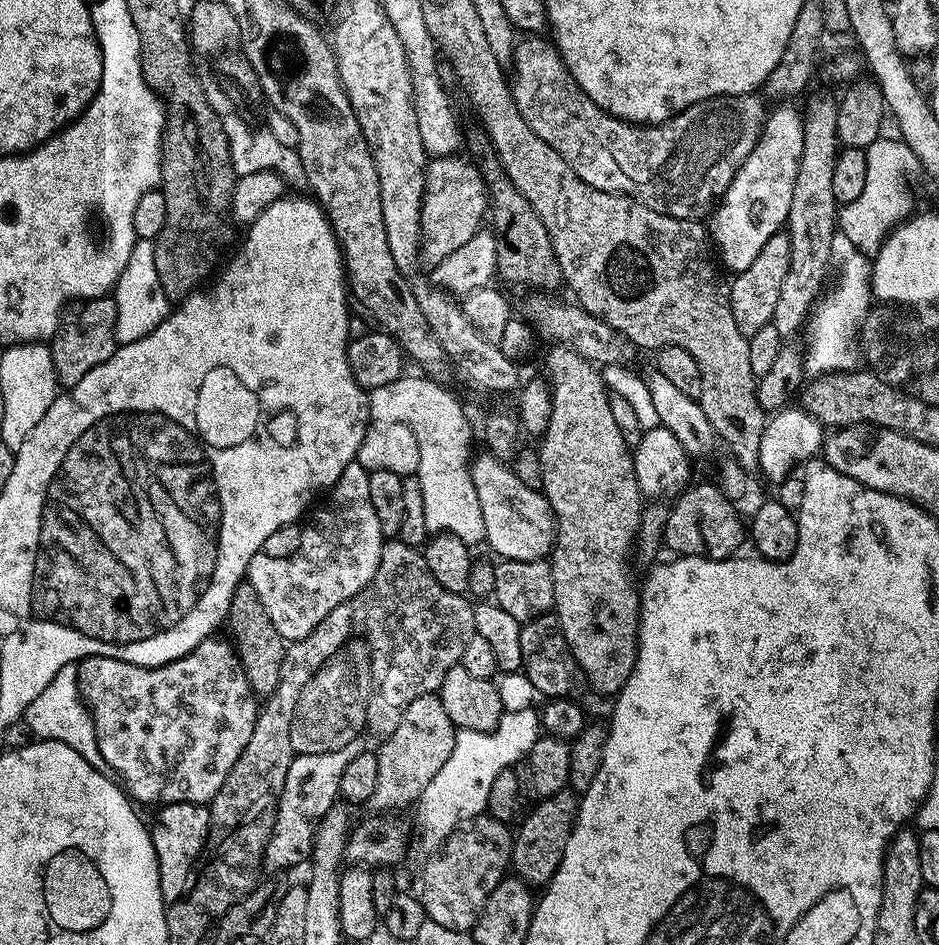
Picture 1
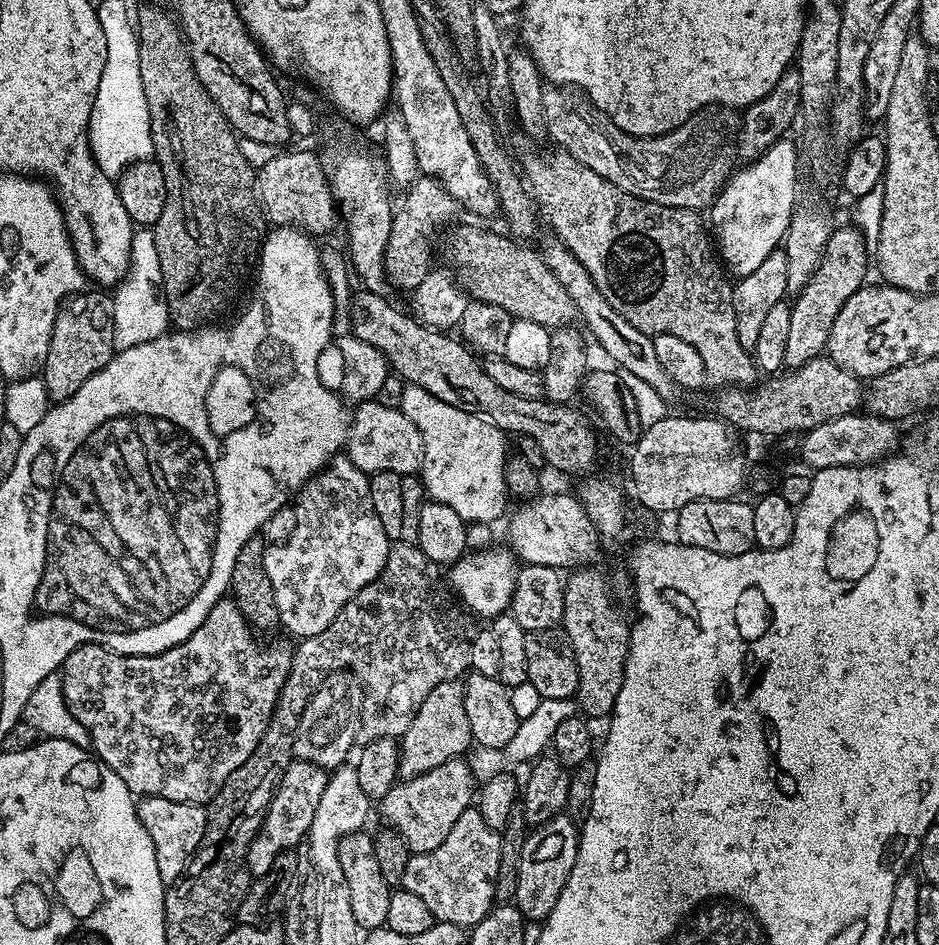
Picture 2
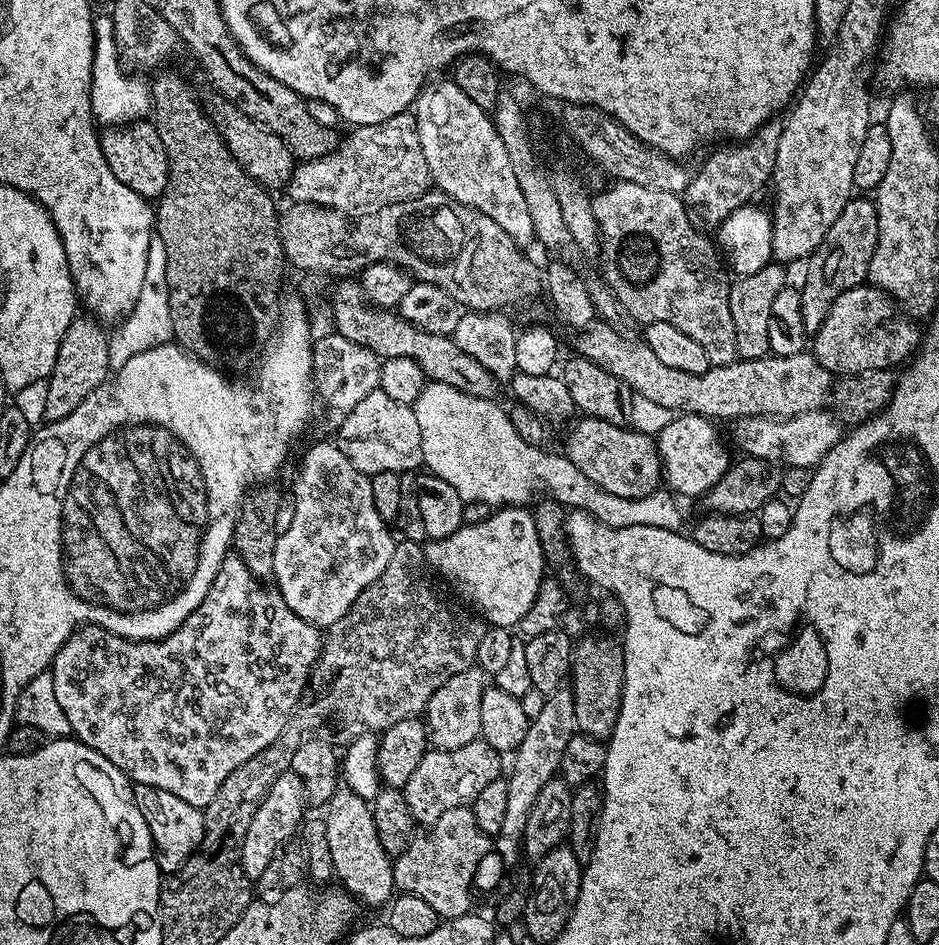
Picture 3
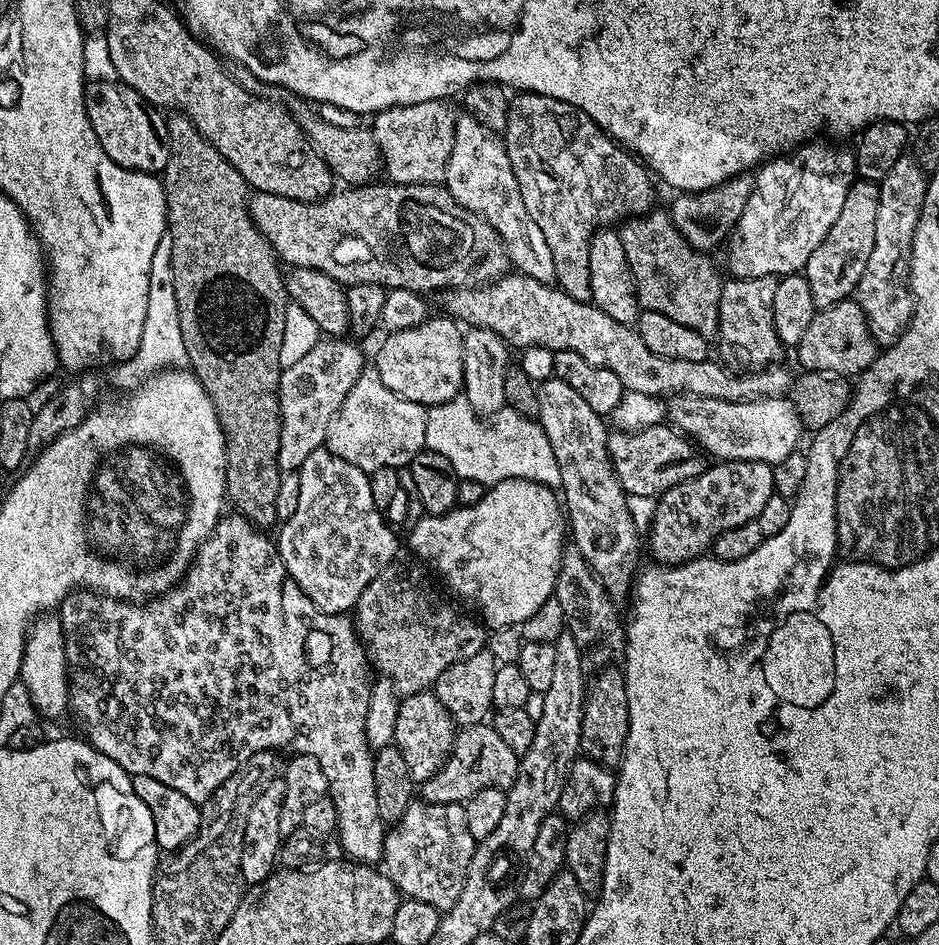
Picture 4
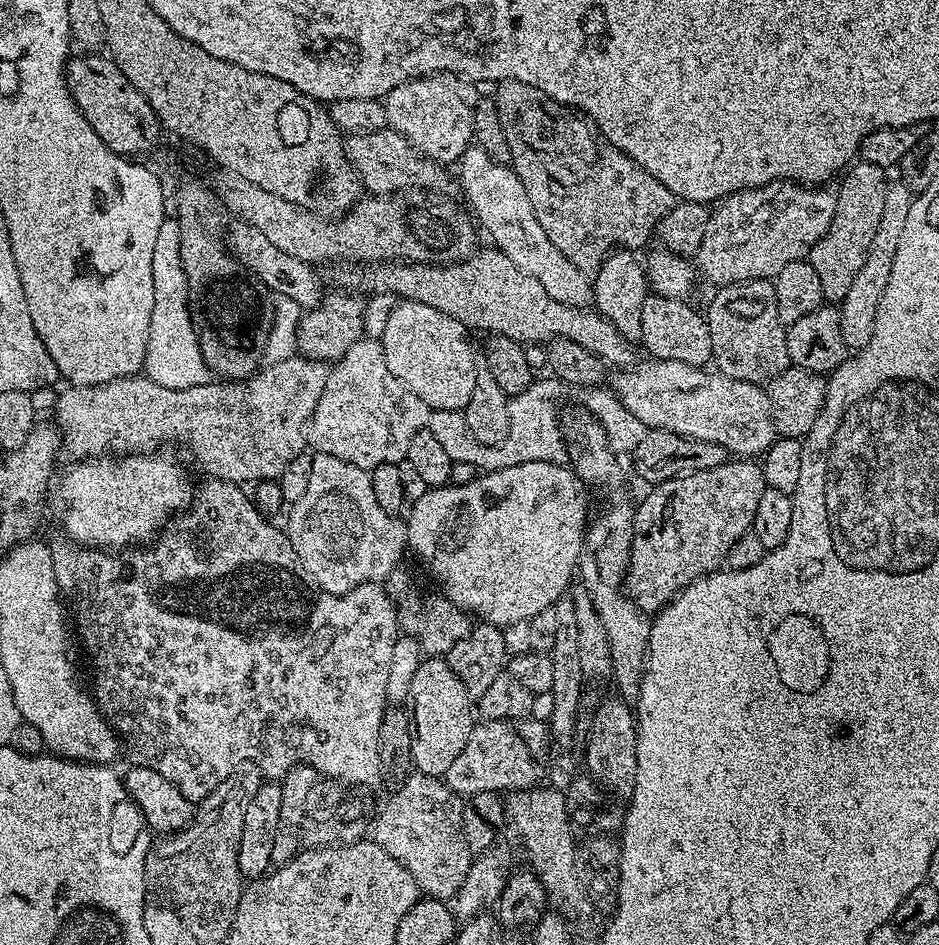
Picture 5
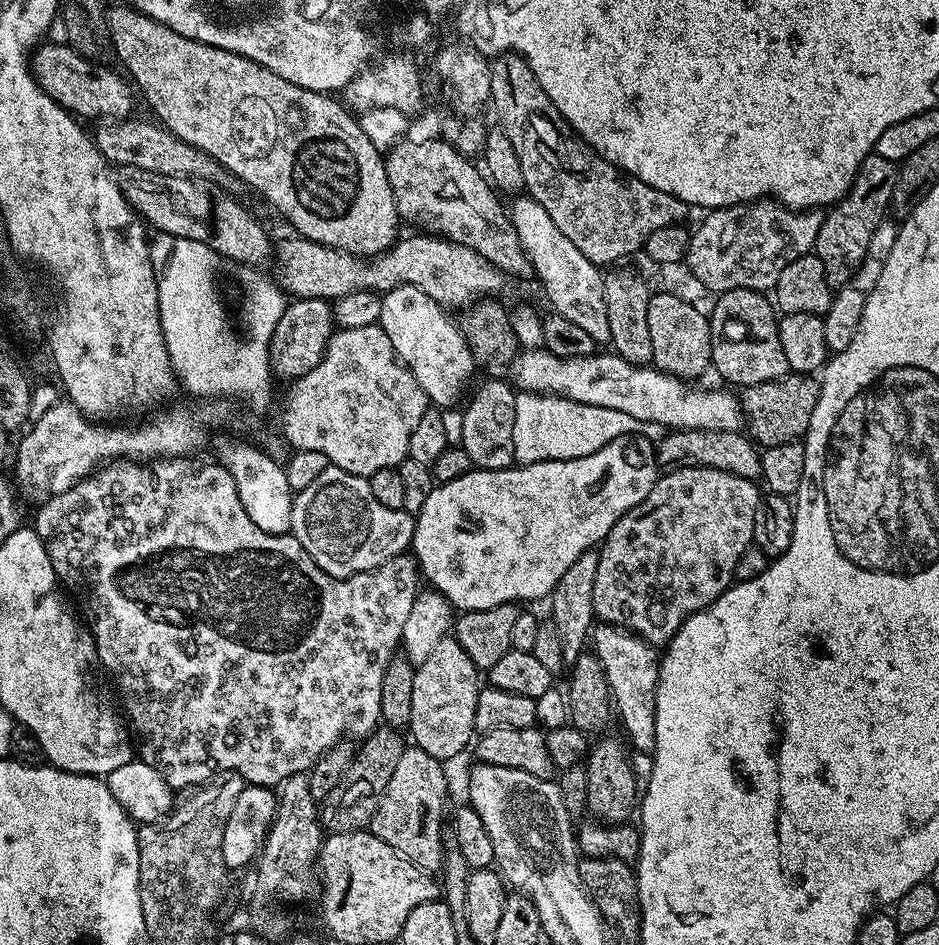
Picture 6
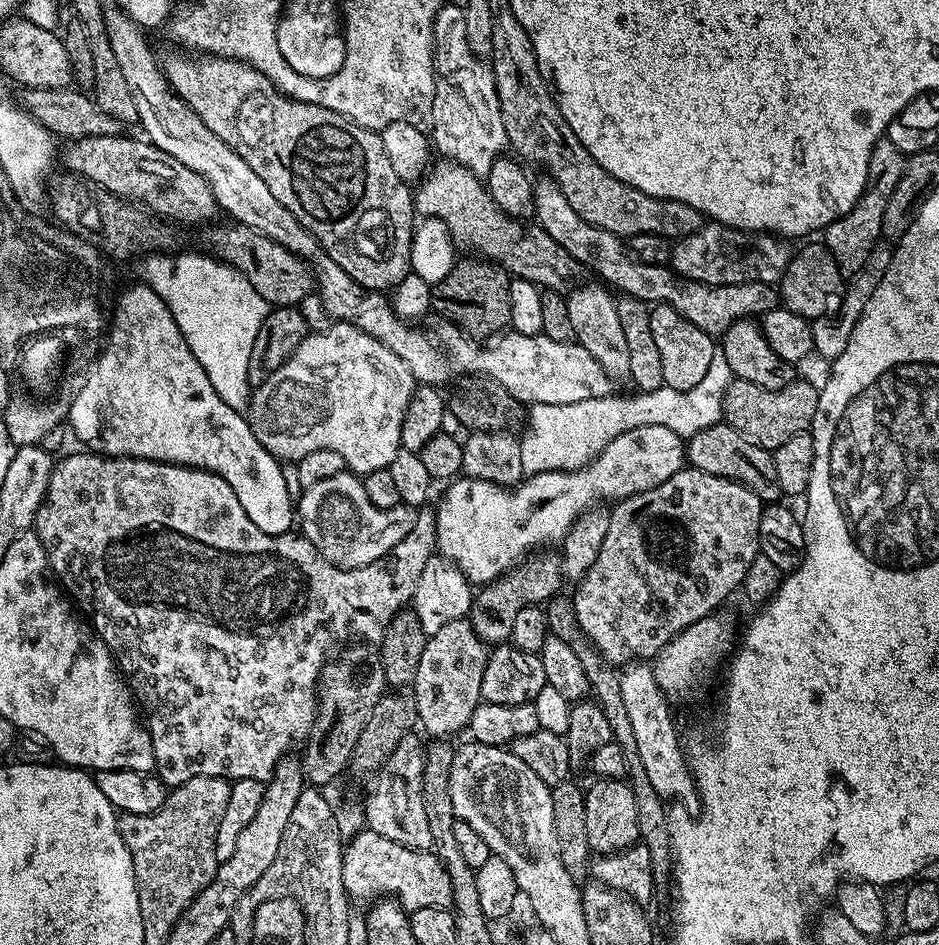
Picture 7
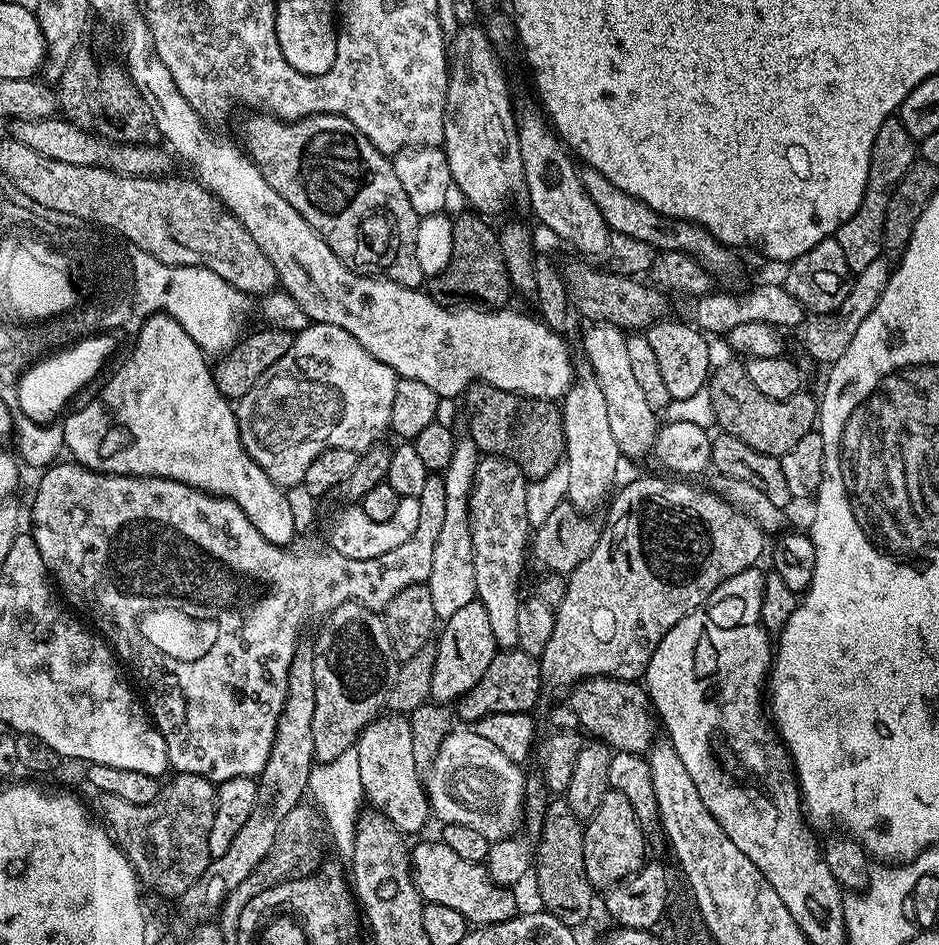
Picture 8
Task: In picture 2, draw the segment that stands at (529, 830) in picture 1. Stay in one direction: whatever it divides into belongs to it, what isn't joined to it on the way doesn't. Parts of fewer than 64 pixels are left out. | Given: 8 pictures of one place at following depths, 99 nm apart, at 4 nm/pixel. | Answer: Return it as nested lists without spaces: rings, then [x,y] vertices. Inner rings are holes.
[[[568,814],[555,816],[544,824],[537,824],[525,835],[524,844],[520,847],[520,860],[516,863],[516,898],[515,905],[525,921],[542,922],[554,910],[554,902],[558,902],[558,894],[566,886],[566,878],[570,878],[570,870],[574,870],[574,862],[580,845],[578,824]]]

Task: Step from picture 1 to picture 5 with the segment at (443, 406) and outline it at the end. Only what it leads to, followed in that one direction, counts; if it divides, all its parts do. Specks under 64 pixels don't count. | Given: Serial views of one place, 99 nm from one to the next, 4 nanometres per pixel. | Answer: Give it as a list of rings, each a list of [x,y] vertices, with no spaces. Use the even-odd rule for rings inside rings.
[[[547,379],[541,384],[540,381],[533,383],[532,387],[527,388],[522,394],[511,397],[512,425],[503,444],[499,446],[479,444],[466,426],[463,411],[433,411],[430,416],[430,427],[434,438],[438,438],[439,444],[446,449],[446,454],[450,454],[452,461],[470,462],[478,470],[504,468],[508,463],[557,463],[561,459],[560,455],[565,455],[566,452],[564,437],[560,435],[558,407],[556,408],[561,385],[555,379]]]

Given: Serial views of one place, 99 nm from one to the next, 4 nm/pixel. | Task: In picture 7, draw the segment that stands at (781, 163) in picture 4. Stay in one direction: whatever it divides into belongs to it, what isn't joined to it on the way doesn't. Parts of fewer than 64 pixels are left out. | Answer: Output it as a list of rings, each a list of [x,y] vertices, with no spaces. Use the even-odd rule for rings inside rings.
[[[708,222],[694,234],[681,236],[673,243],[670,267],[680,276],[714,286],[745,284],[747,280],[775,285],[794,255],[794,248],[788,244],[791,243],[787,239],[771,234],[749,234],[724,224]]]

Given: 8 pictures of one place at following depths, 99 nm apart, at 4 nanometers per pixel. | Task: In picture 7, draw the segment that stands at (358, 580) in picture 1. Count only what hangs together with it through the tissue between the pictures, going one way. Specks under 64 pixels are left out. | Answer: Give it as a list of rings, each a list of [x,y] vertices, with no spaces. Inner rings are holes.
[[[347,471],[303,489],[298,499],[298,528],[303,536],[334,566],[361,568],[382,558],[414,527],[417,509],[406,504],[396,508],[379,508],[363,494],[364,482]]]

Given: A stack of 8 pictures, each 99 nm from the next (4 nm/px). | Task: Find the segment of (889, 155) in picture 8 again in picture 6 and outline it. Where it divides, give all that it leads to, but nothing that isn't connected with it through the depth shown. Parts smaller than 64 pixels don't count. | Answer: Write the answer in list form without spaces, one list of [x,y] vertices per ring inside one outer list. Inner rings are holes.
[[[875,154],[868,156],[862,162],[850,191],[827,209],[822,226],[818,230],[814,254],[822,262],[826,278],[833,289],[848,284],[850,278],[854,278],[861,262],[866,258],[866,246],[870,246],[874,230],[878,230],[880,223],[889,215],[897,169],[895,160],[887,160]]]

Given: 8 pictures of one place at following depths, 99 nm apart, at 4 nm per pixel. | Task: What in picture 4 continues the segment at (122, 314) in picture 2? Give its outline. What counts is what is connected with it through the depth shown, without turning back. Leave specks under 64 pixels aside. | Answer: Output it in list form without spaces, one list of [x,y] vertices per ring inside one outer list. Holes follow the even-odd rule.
[[[165,235],[158,242],[158,250],[154,250],[154,262],[150,262],[150,294],[146,294],[146,322],[142,325],[142,342],[130,359],[115,365],[116,380],[124,387],[124,390],[139,385],[149,376],[155,376],[158,372],[180,370],[188,364],[186,346],[182,342],[182,326],[178,326],[178,298],[174,298],[174,270],[170,262],[171,253],[172,243],[170,238]]]

